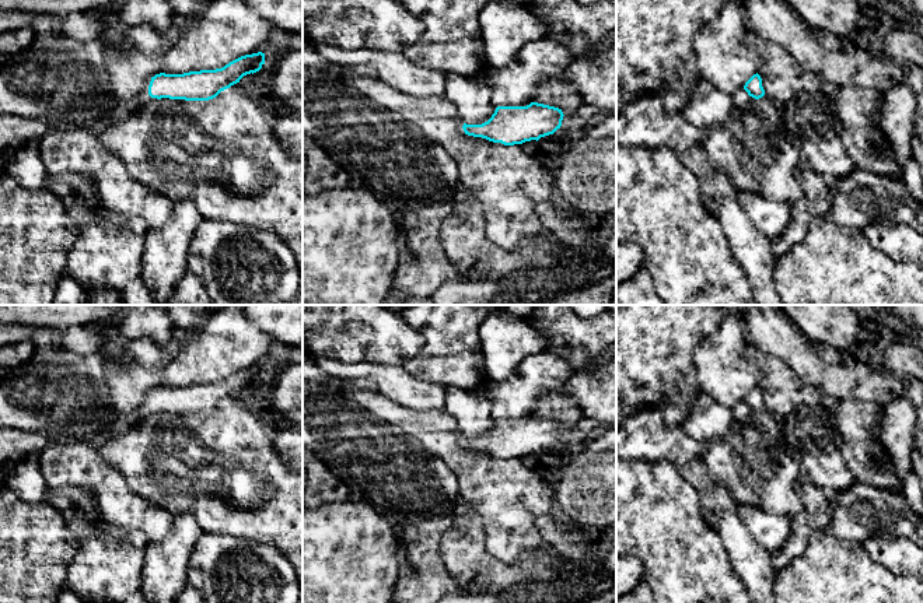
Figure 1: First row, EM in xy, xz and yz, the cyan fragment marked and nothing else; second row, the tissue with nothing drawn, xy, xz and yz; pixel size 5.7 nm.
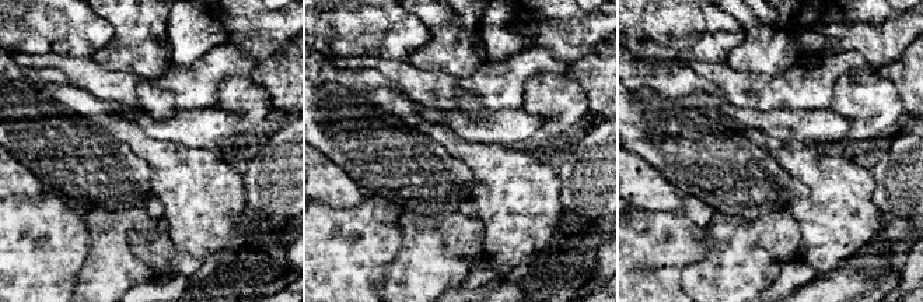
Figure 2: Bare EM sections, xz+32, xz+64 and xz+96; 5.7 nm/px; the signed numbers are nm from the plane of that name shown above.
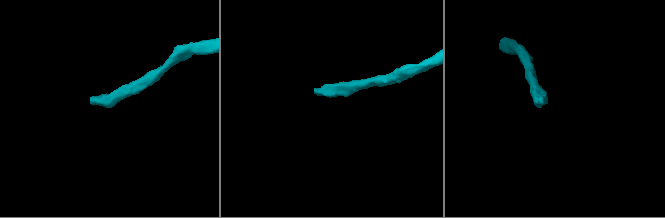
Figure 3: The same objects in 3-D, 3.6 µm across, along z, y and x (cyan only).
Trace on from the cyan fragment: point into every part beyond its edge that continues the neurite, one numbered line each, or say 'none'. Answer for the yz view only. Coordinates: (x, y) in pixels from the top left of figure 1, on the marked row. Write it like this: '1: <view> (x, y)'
1: yz (740, 97)

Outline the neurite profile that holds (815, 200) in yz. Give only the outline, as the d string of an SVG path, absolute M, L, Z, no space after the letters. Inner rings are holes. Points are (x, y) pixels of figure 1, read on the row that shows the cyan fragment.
M804 162L796 169L796 176L803 189L803 197L791 206L791 218L784 232L773 239L772 253L777 259L790 248L804 239L815 217L832 210L832 189L824 175L812 171Z

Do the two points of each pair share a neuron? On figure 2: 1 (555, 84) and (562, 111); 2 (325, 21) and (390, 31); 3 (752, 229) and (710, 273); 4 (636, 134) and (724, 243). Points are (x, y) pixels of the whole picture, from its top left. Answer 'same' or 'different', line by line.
1: same
2: same
3: same
4: different

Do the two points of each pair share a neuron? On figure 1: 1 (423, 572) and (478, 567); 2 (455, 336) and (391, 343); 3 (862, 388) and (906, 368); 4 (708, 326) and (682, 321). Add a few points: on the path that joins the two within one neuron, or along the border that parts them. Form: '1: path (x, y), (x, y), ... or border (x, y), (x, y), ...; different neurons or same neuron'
1: border (447, 568), (461, 588); different neurons
2: border (404, 319), (423, 337), (423, 346), (402, 363); different neurons
3: border (877, 367), (898, 374), (905, 379); different neurons
4: path (702, 321), (688, 321); same neuron

